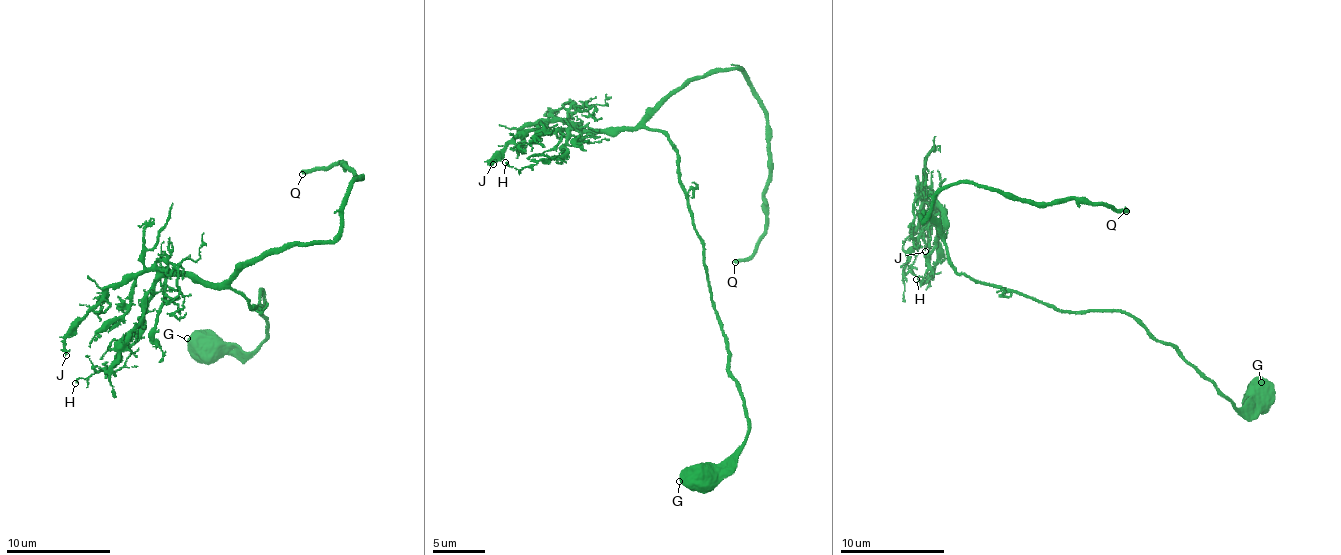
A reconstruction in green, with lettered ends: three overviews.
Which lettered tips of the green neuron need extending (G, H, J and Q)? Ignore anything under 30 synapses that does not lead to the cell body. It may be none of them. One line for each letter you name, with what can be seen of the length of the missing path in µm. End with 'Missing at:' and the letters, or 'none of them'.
Q: Missing length about 35 µm
Missing at: Q

